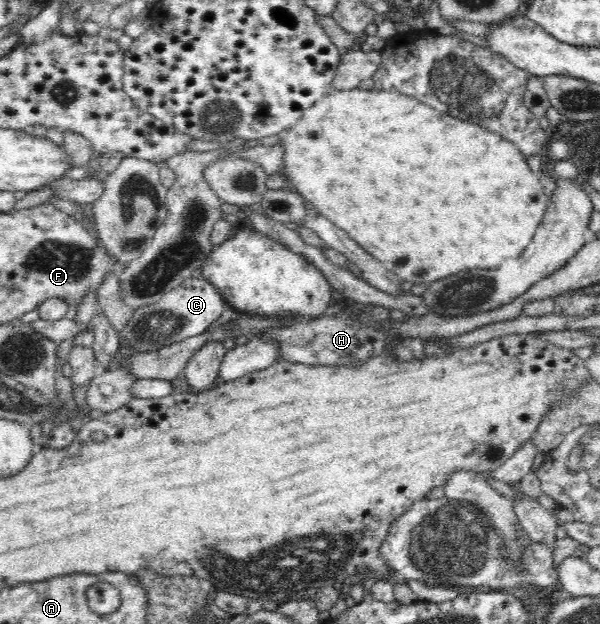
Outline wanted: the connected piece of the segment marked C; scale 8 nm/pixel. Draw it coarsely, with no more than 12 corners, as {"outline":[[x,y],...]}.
{"outline":[[188,278],[118,334],[146,353],[203,334],[227,301]]}

